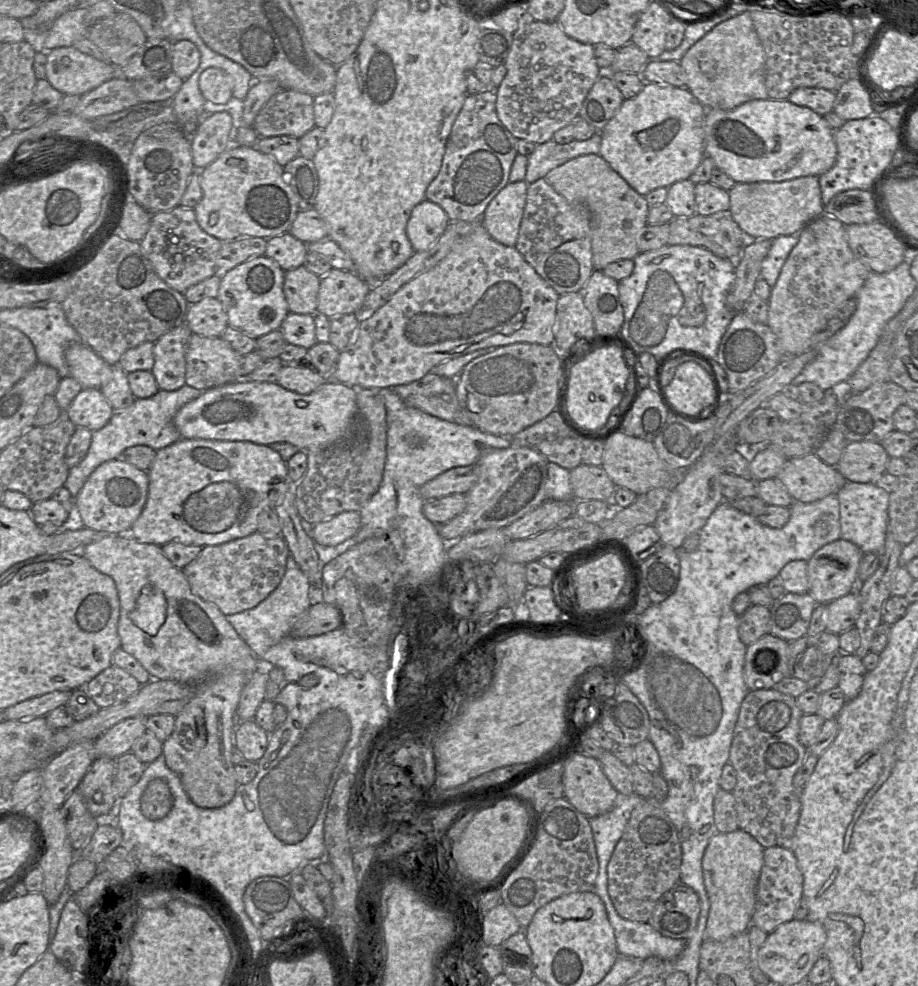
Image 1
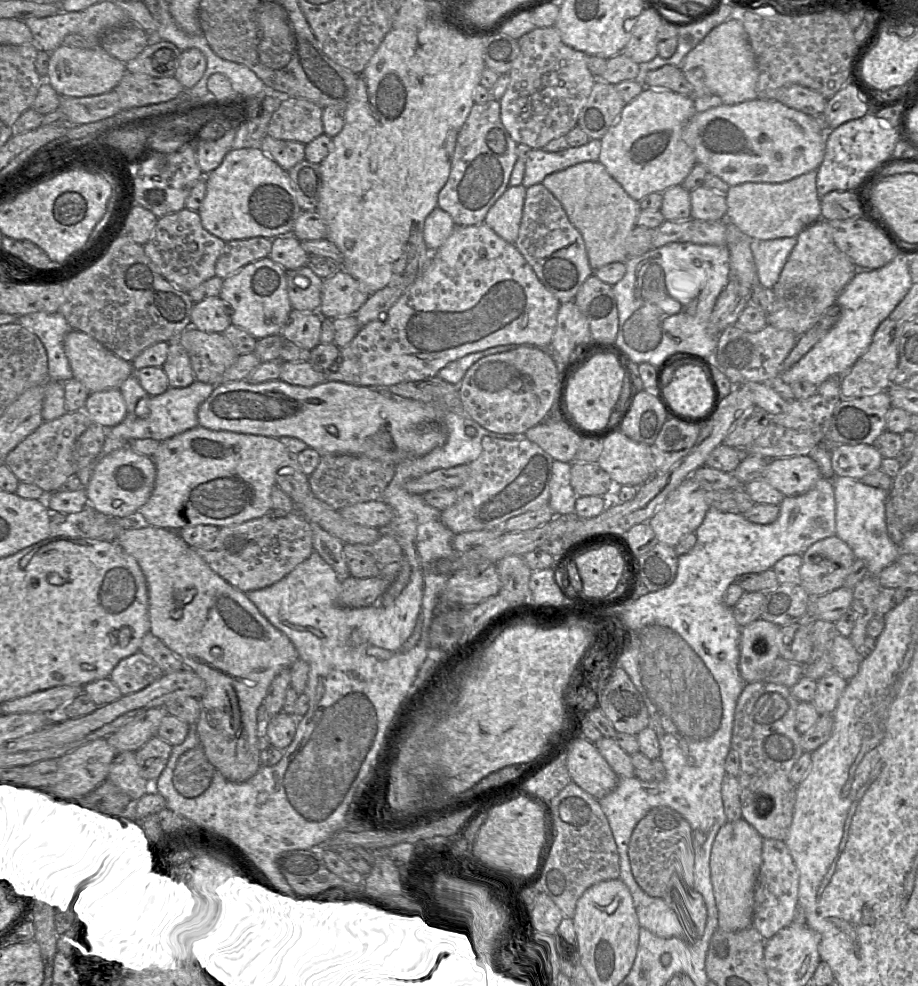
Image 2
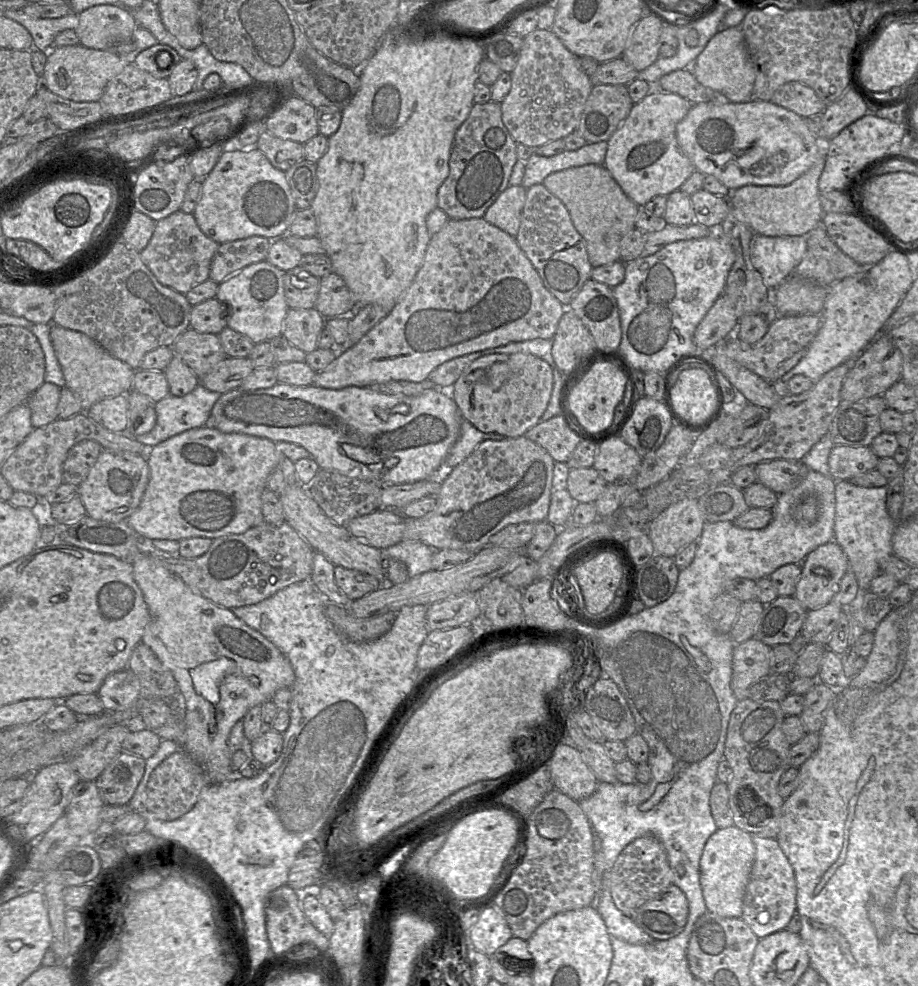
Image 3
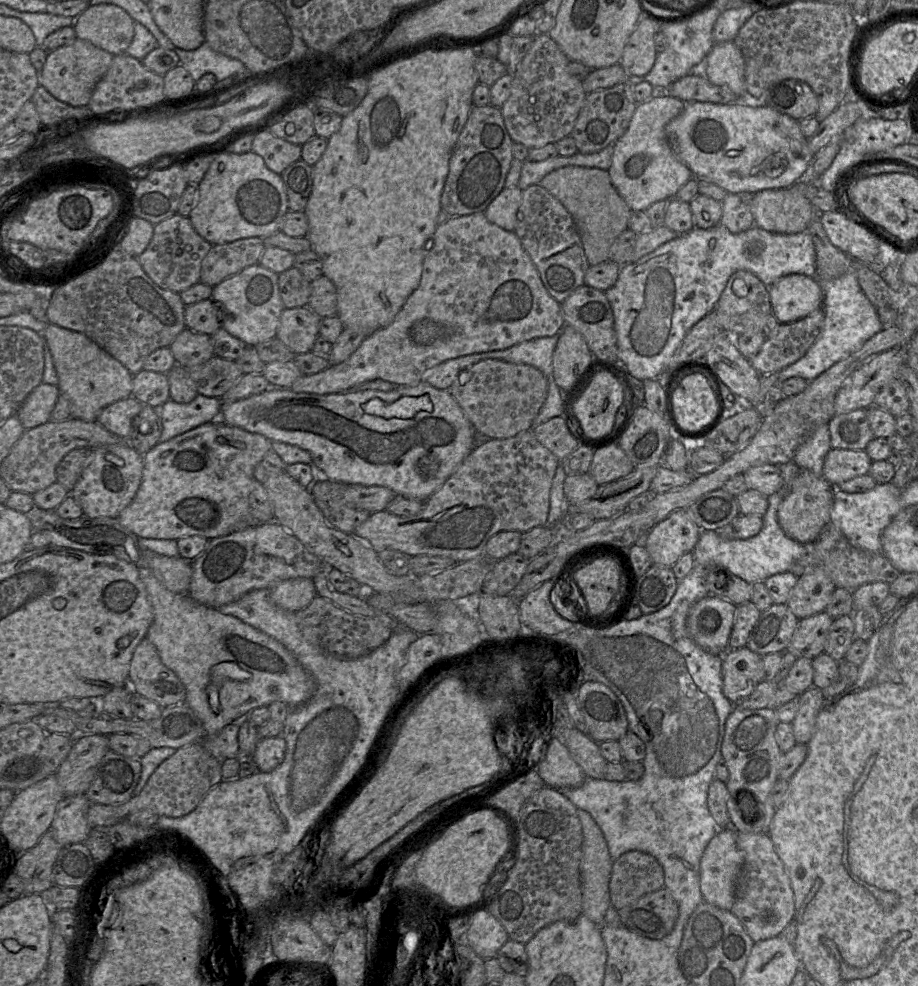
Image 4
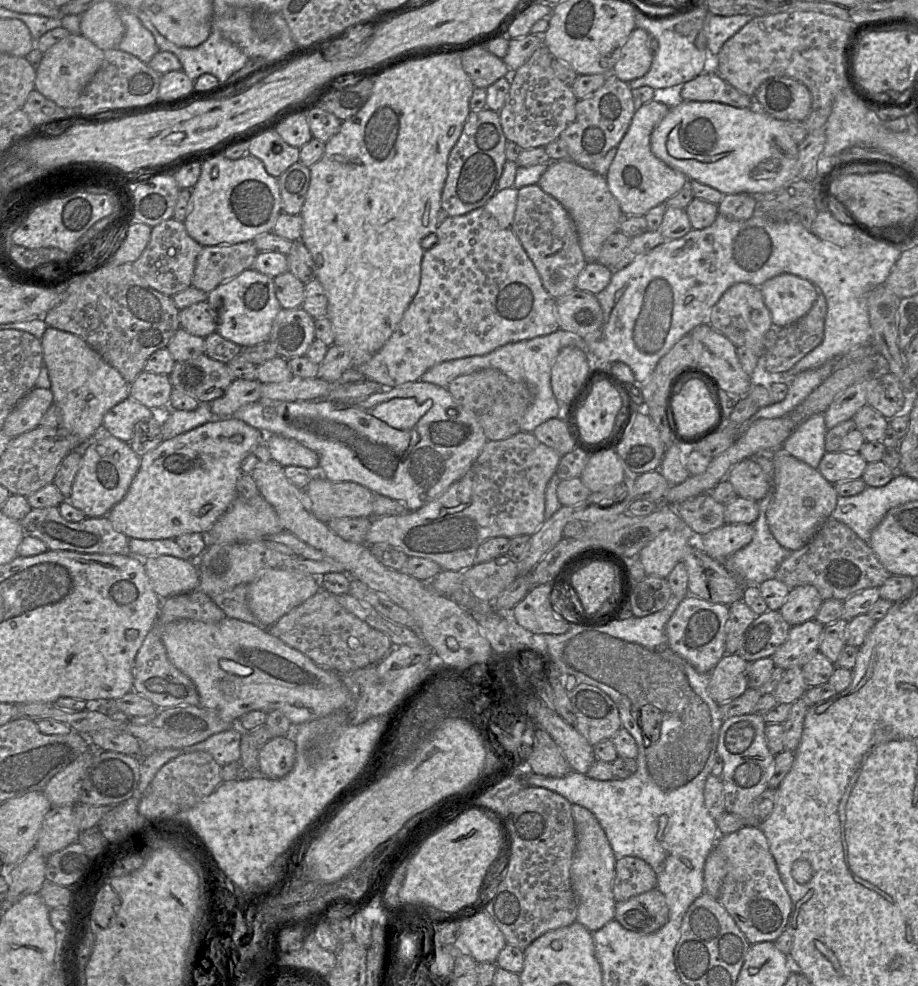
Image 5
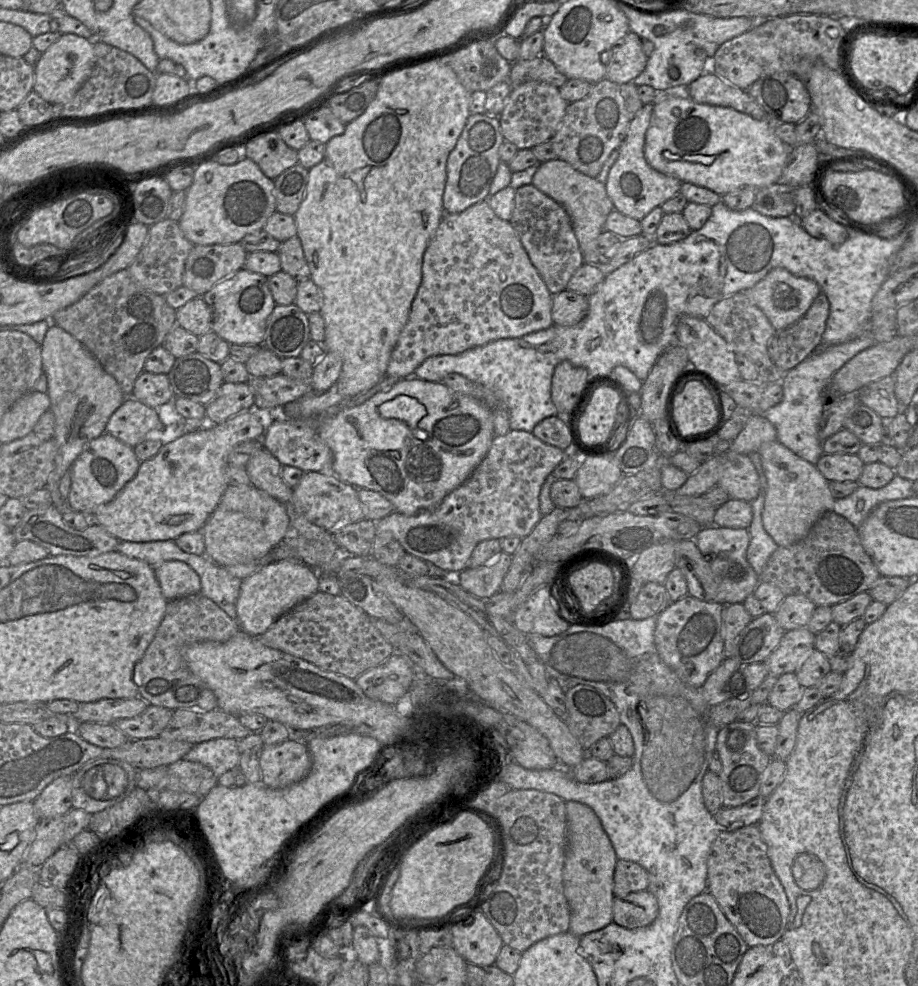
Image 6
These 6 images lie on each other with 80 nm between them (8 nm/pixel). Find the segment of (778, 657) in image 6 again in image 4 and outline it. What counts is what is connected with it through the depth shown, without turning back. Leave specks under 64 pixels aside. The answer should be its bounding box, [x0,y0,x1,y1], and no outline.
[784,611,833,659]

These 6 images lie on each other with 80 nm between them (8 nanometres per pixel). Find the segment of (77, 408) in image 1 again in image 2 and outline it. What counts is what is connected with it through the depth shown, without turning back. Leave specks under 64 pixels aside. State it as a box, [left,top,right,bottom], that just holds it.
[82,389,126,428]

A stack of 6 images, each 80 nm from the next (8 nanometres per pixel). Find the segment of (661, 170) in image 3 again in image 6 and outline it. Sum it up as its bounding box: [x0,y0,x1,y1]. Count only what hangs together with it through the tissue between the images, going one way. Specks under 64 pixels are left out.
[606,104,682,221]

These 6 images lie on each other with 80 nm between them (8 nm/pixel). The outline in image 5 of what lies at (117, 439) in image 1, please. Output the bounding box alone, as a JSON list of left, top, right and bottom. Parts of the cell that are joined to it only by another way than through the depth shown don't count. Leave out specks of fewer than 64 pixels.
[163,403,215,441]

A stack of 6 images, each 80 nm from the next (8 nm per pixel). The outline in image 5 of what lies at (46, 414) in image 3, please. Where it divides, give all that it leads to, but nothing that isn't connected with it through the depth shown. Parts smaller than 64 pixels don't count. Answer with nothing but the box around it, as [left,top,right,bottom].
[1,387,52,438]

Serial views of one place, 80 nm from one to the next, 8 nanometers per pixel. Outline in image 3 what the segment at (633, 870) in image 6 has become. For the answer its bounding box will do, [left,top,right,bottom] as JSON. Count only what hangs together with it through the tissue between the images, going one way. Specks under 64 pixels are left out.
[610,835,673,916]

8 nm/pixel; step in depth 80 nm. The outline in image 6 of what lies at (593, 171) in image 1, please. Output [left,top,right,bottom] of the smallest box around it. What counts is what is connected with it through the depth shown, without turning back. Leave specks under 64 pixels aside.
[531,159,614,253]

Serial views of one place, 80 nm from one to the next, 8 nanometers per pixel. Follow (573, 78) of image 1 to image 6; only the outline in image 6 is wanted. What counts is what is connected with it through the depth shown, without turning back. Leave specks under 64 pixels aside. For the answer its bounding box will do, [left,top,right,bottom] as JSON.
[498,81,569,150]

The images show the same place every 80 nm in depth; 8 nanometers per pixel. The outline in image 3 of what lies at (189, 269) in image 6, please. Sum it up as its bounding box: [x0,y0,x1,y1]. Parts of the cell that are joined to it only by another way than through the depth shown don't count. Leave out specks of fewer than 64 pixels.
[209,236,271,284]

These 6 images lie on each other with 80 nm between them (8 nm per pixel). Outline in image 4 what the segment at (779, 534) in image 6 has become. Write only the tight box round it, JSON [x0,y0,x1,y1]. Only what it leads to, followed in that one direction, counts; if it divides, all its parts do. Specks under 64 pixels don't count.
[777,469,835,544]

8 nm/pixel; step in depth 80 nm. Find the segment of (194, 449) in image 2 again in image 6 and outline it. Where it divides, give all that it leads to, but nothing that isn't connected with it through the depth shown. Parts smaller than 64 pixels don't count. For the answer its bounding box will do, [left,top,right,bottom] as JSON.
[86,409,267,542]

